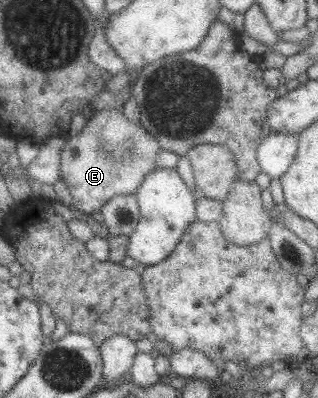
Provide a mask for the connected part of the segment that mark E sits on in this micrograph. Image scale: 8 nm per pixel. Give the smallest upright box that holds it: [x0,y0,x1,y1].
[60,109,161,216]

